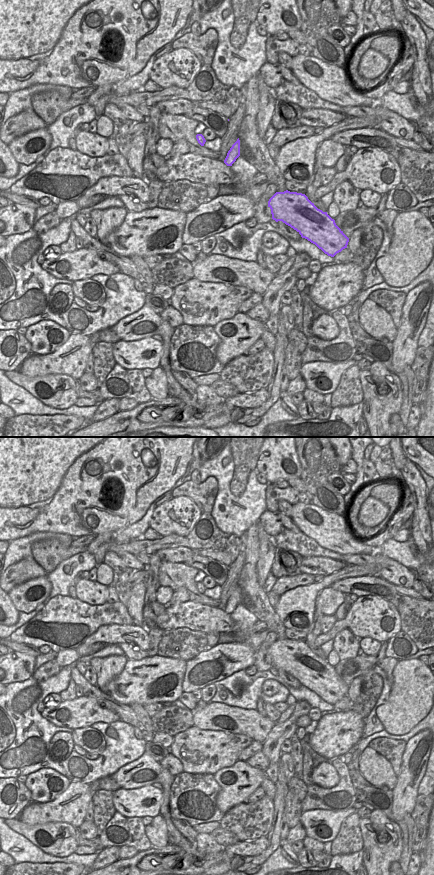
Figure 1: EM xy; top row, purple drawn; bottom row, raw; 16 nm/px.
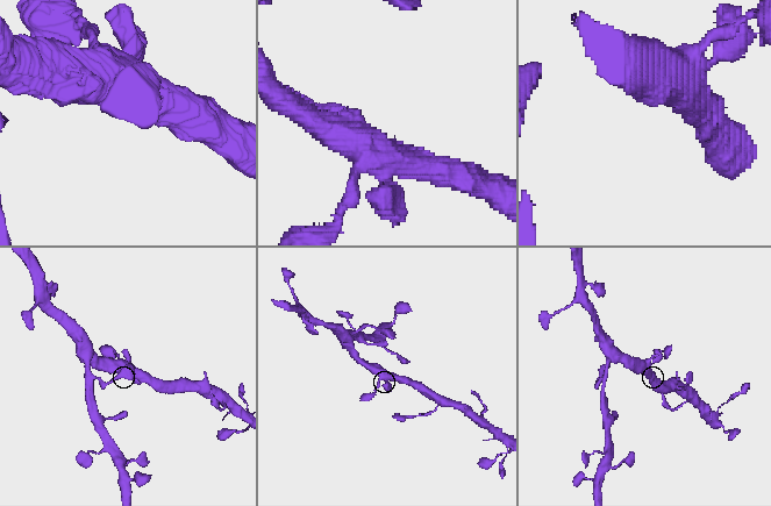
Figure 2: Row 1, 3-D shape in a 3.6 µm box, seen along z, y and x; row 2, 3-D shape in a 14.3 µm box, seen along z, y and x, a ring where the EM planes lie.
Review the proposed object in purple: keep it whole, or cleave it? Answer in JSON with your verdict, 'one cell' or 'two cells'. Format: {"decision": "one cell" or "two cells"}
{"decision": "one cell"}

